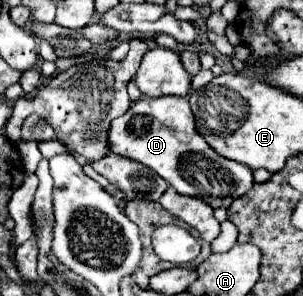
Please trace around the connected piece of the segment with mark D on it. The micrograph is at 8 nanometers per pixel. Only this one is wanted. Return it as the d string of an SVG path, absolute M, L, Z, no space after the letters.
M141 96L137 102L131 102L129 110L111 122L107 142L111 154L149 166L179 194L201 198L213 208L227 208L255 184L247 166L219 156L197 134L189 100L183 96Z

